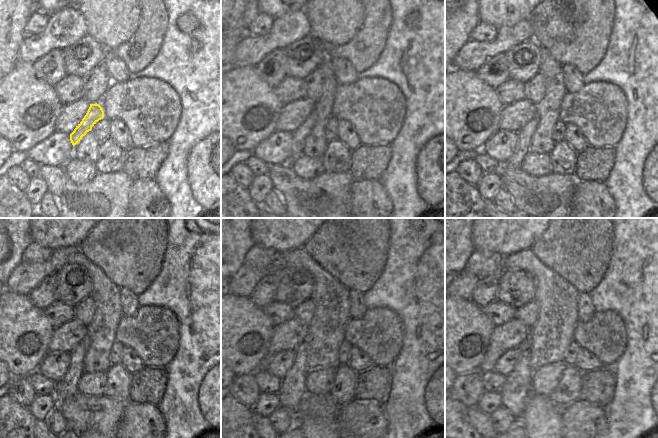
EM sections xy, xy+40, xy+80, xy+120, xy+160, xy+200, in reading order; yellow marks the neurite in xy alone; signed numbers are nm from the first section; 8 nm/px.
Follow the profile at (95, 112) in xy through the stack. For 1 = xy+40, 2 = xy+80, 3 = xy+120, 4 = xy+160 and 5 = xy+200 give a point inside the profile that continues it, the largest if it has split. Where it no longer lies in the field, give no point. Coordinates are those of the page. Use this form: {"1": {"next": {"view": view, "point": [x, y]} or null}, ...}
{"1": {"next": {"view": "xy+40", "point": [299, 135]}}, "2": {"next": {"view": "xy+80", "point": [524, 135]}}, "3": {"next": {"view": "xy+120", "point": [68, 386]}}, "4": {"next": {"view": "xy+160", "point": [292, 389]}}, "5": {"next": {"view": "xy+200", "point": [516, 389]}}}

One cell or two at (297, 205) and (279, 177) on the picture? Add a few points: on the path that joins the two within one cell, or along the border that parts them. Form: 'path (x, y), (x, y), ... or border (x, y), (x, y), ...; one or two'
path (297, 198), (297, 195), (286, 184); one

